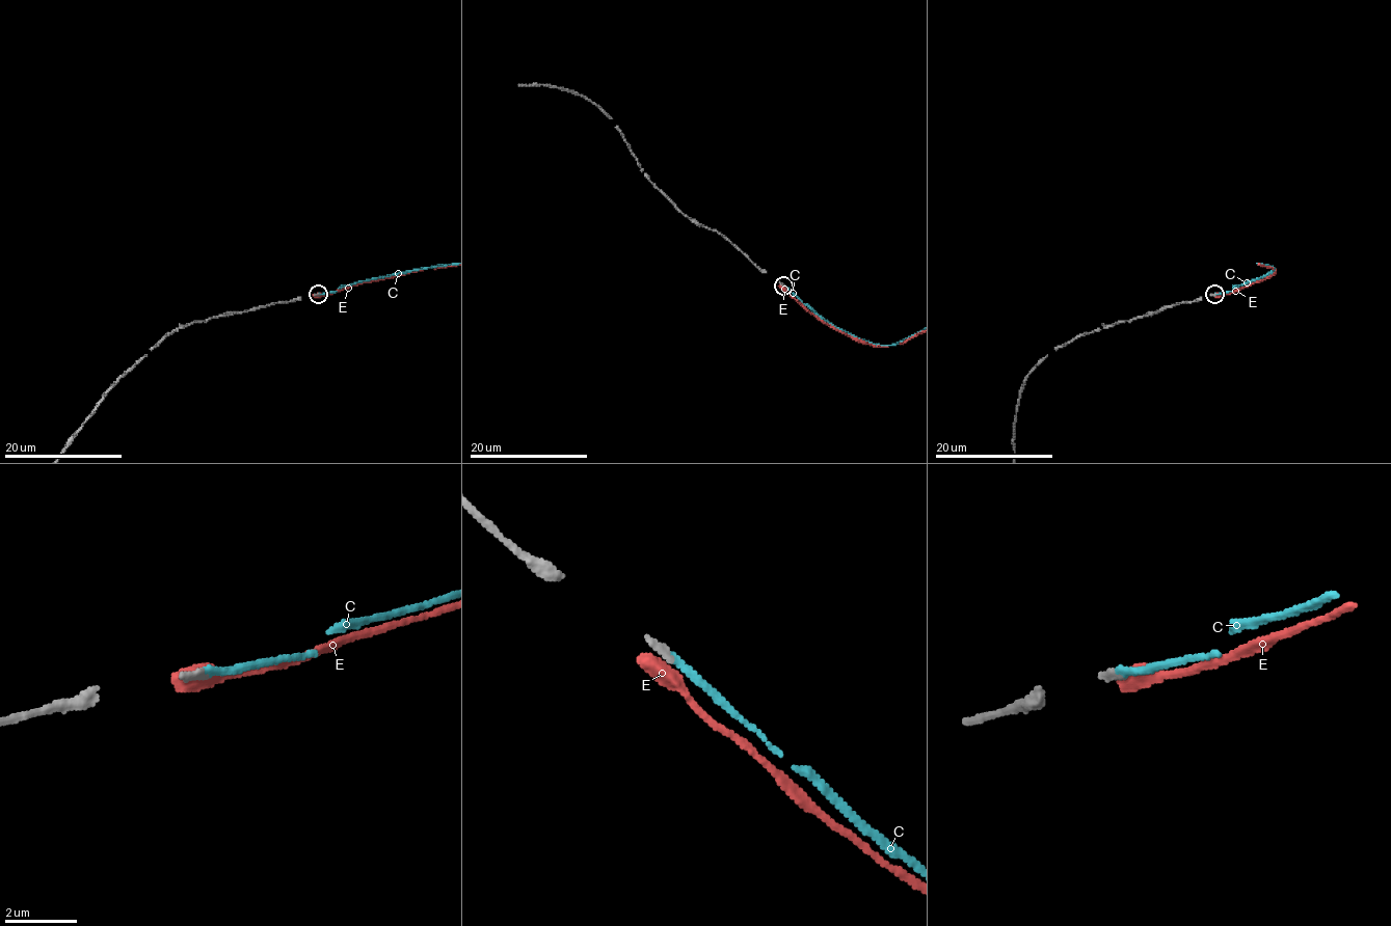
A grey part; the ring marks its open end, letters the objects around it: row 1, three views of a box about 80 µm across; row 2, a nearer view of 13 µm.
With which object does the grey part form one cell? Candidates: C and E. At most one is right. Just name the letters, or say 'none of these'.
C

